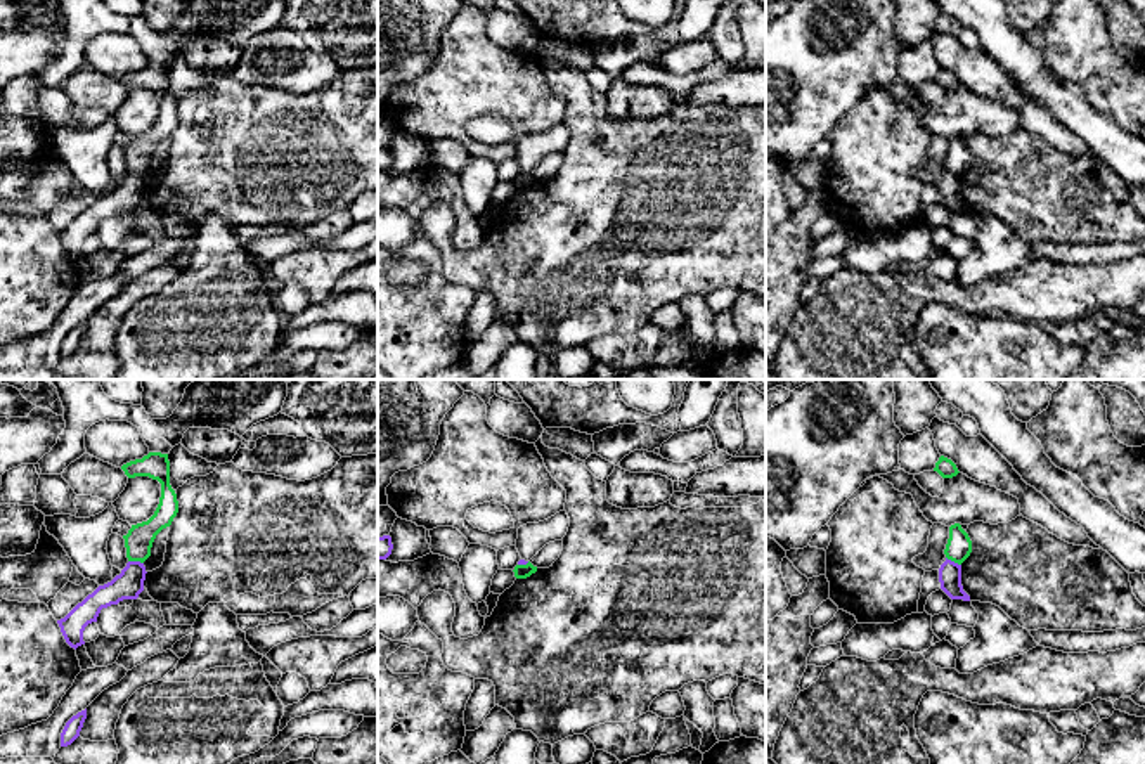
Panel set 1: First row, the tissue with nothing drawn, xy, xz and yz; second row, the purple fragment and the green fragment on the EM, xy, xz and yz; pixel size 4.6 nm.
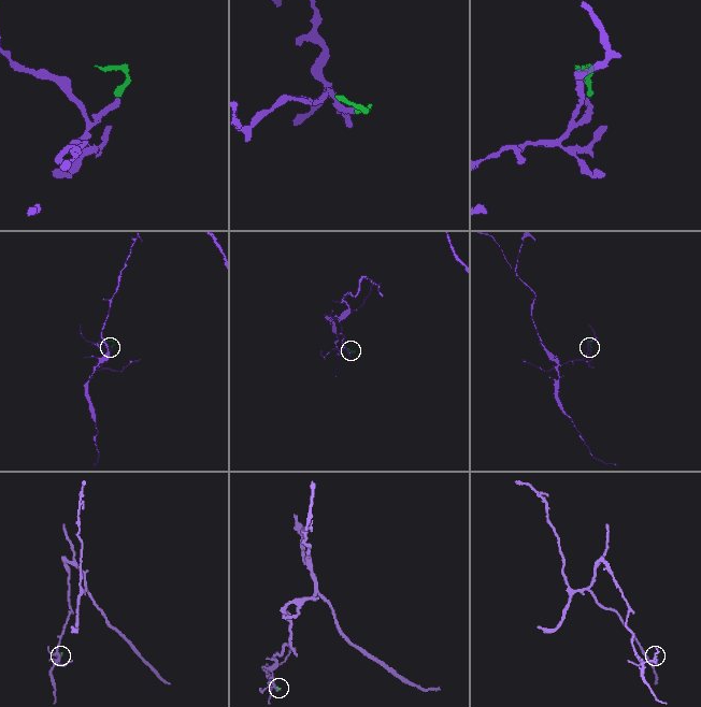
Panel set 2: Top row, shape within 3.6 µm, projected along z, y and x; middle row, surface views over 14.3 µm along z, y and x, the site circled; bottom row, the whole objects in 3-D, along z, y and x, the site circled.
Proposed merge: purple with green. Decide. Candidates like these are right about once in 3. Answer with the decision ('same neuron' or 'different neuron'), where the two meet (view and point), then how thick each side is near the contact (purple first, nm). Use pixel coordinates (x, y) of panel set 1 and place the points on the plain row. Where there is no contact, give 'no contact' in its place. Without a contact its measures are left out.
different neuron; contact xy (135, 174); calibres 140 and 130 nm

